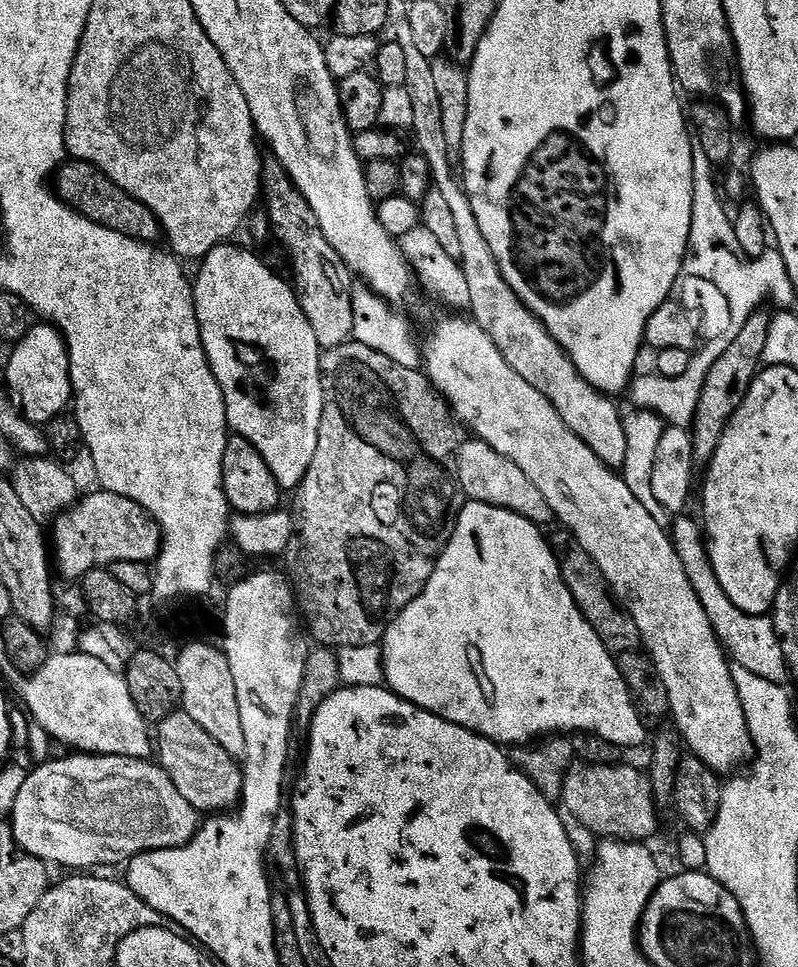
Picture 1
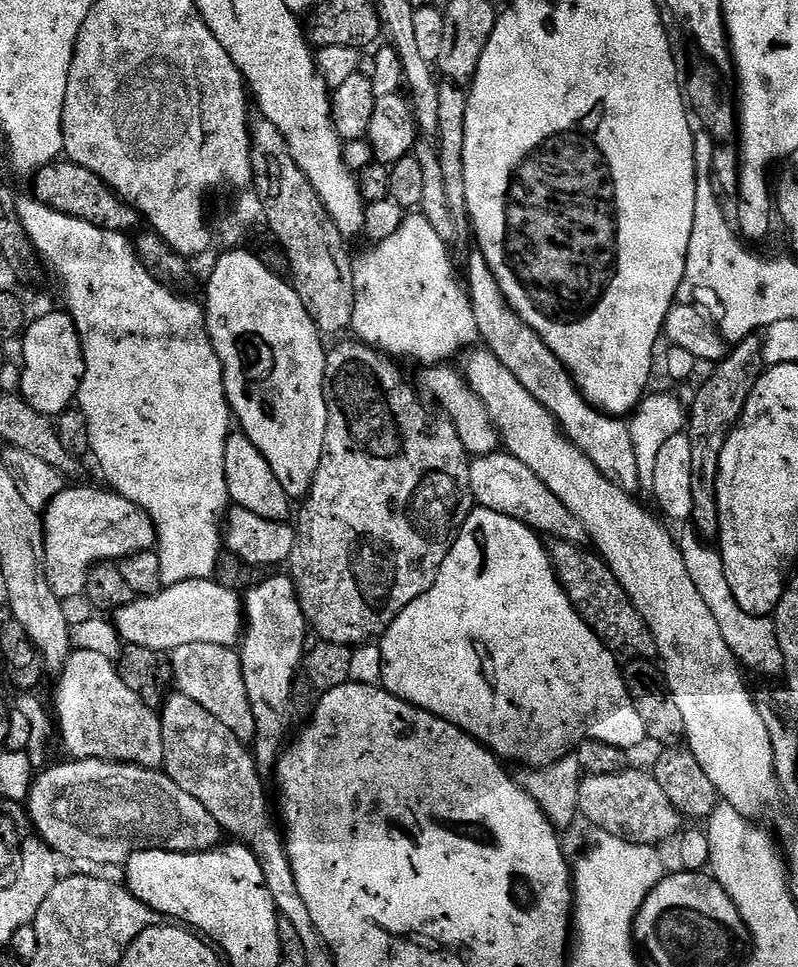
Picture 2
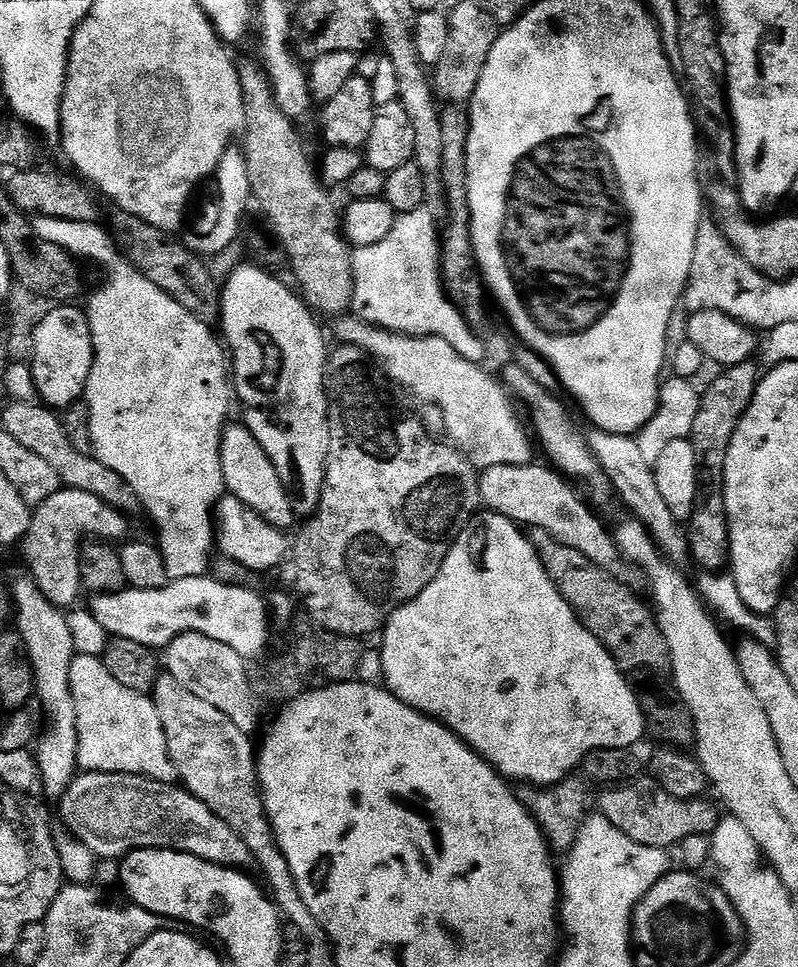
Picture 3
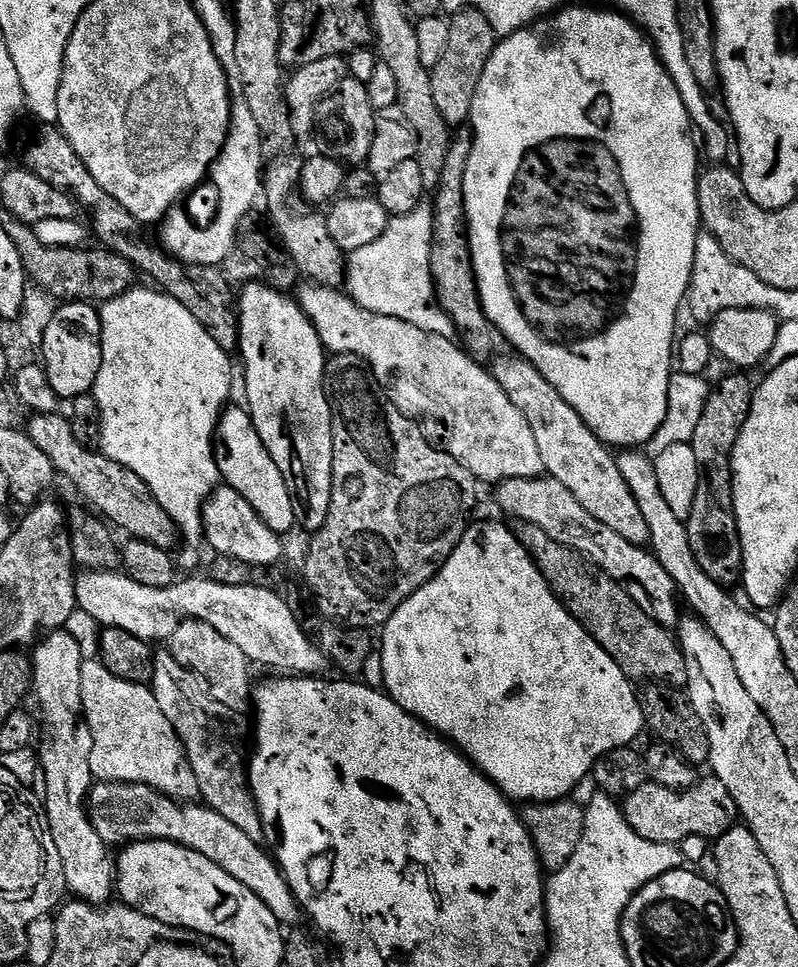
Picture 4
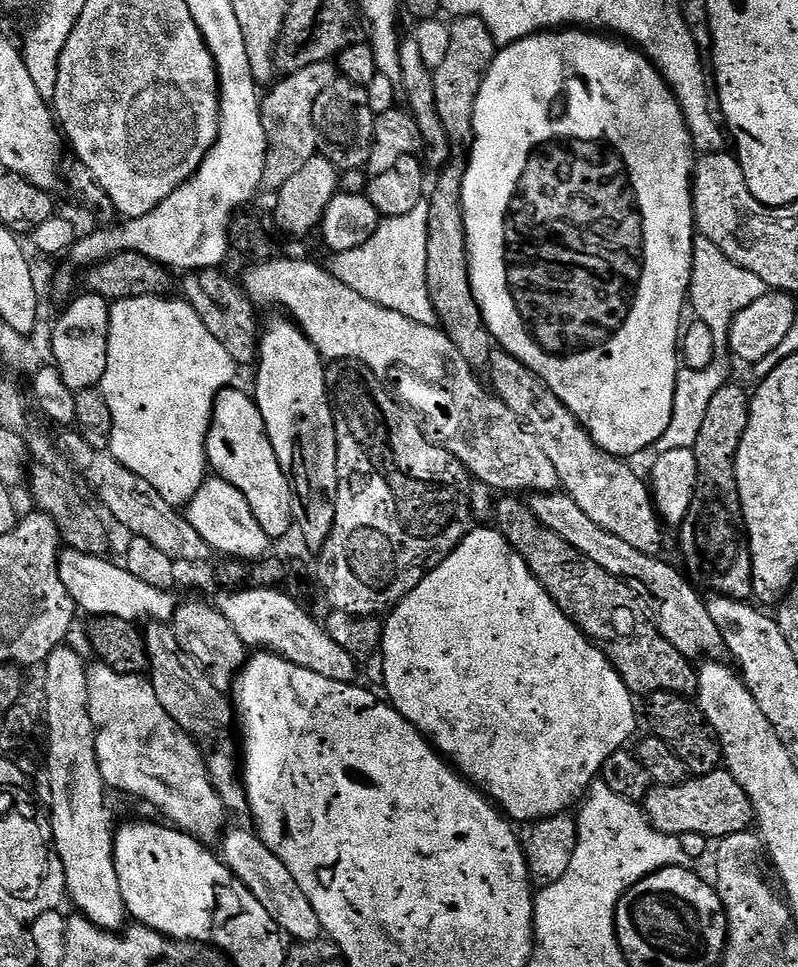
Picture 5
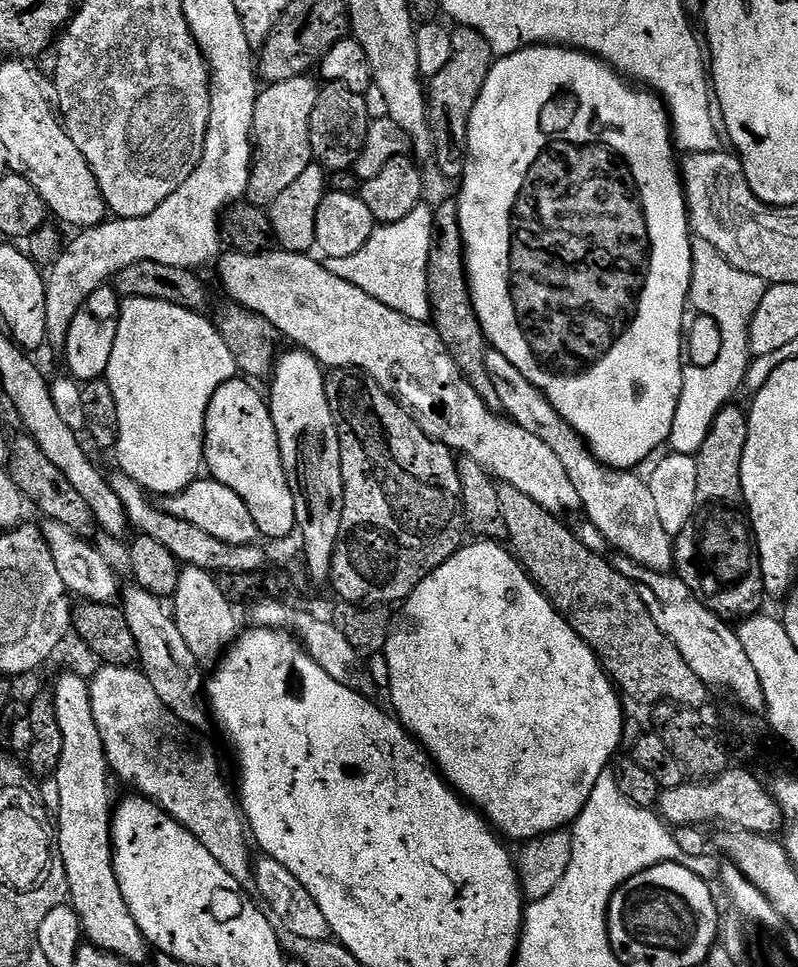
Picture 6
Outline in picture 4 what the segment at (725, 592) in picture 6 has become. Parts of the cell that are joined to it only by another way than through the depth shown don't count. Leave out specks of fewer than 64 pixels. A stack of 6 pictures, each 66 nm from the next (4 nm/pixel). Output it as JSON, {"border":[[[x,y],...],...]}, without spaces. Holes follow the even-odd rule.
{"border":[[[732,374],[720,385],[713,387],[708,393],[708,401],[702,410],[702,419],[694,429],[694,438],[691,446],[698,461],[698,494],[694,494],[694,510],[690,510],[690,518],[686,521],[690,534],[690,550],[694,550],[694,558],[698,566],[714,582],[725,586],[735,585],[740,579],[742,571],[742,546],[738,534],[738,522],[734,514],[734,498],[732,497],[732,451],[738,442],[738,434],[750,414],[752,394],[754,391],[753,381],[748,381],[744,374]]]}

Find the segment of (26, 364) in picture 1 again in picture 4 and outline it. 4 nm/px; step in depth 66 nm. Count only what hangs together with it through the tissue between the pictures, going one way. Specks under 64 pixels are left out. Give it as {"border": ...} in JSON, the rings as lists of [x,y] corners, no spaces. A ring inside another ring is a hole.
{"border":[[[64,302],[44,332],[42,367],[54,394],[71,402],[95,389],[98,370],[102,370],[100,308],[92,302]]]}

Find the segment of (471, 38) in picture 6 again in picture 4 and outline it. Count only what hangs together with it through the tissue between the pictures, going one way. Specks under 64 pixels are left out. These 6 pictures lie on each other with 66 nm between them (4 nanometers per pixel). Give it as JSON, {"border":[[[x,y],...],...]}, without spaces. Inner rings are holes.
{"border":[[[464,8],[448,20],[450,38],[446,45],[446,54],[442,54],[442,62],[430,69],[434,90],[434,102],[438,106],[442,118],[450,126],[464,126],[471,121],[472,109],[475,108],[474,94],[478,94],[478,82],[482,82],[482,74],[486,70],[486,62],[494,54],[498,37],[494,26],[482,14],[473,8]]]}

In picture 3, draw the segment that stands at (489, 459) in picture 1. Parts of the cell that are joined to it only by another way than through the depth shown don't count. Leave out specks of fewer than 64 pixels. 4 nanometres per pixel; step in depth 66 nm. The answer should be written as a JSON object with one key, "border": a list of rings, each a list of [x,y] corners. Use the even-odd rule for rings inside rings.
{"border":[[[533,462],[522,466],[483,469],[478,476],[481,505],[487,511],[497,512],[499,516],[514,520],[521,526],[546,530],[550,538],[562,542],[562,546],[570,546],[570,550],[578,550],[578,554],[586,554],[594,566],[606,570],[621,584],[636,586],[640,578],[642,580],[641,569],[621,555],[615,535],[580,501],[579,496],[568,486],[569,481],[551,467],[548,468]]]}

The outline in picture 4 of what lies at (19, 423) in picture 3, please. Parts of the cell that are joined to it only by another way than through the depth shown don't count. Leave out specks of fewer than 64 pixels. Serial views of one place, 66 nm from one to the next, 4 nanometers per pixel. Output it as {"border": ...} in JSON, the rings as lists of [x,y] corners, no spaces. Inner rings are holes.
{"border":[[[59,411],[36,414],[31,417],[32,421],[27,421],[26,431],[34,446],[38,446],[38,450],[42,450],[42,454],[52,460],[59,475],[74,482],[79,498],[85,500],[81,501],[95,509],[109,525],[129,532],[127,535],[133,540],[151,542],[153,546],[169,550],[175,549],[178,544],[176,523],[170,514],[166,514],[166,510],[162,510],[162,506],[158,506],[158,498],[150,494],[150,486],[146,486],[146,482],[142,482],[134,470],[126,470],[126,466],[114,462],[103,452],[78,442],[78,438],[74,438],[69,417],[62,415]]]}

